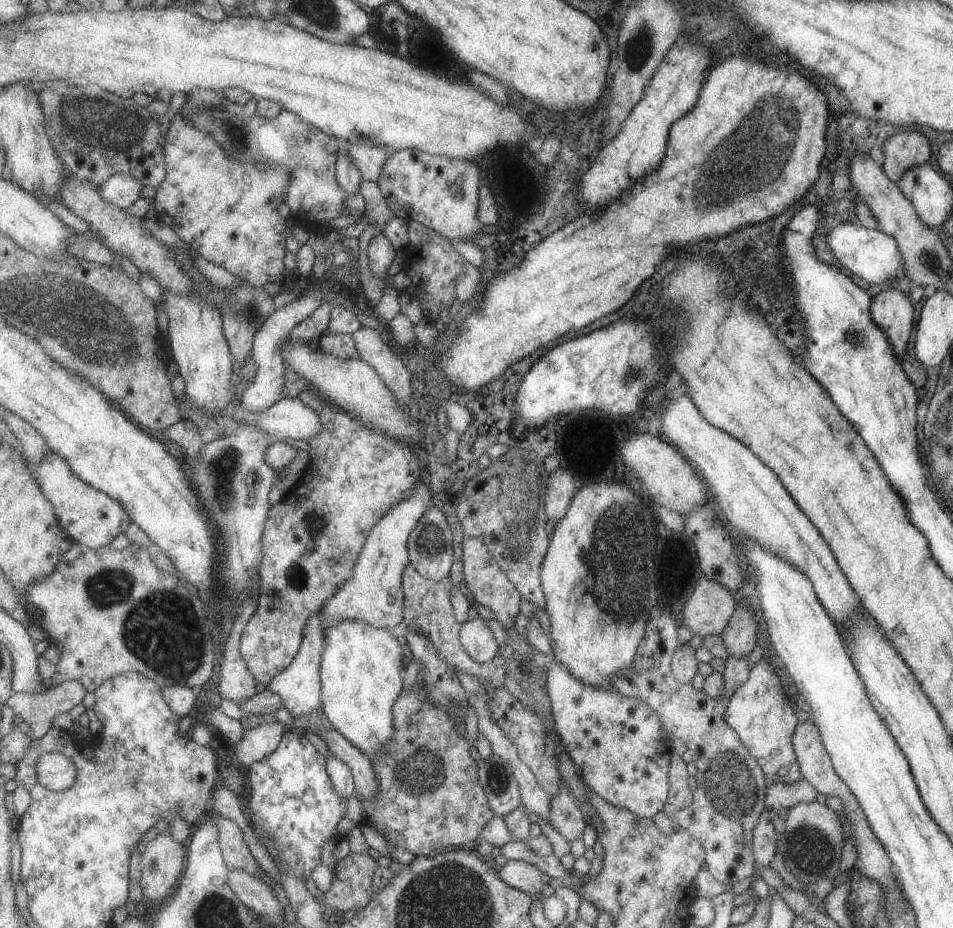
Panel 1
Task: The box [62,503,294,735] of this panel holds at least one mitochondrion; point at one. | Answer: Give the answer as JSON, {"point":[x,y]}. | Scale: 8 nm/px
{"point":[162,631]}

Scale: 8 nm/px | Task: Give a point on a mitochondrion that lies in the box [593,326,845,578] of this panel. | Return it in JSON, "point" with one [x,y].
{"point":[631,377]}

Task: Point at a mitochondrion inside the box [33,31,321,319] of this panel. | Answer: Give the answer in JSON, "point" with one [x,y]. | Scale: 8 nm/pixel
{"point":[101,125]}

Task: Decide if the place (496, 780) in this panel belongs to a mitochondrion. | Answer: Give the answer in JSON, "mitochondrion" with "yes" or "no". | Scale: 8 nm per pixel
{"mitochondrion":"yes"}

